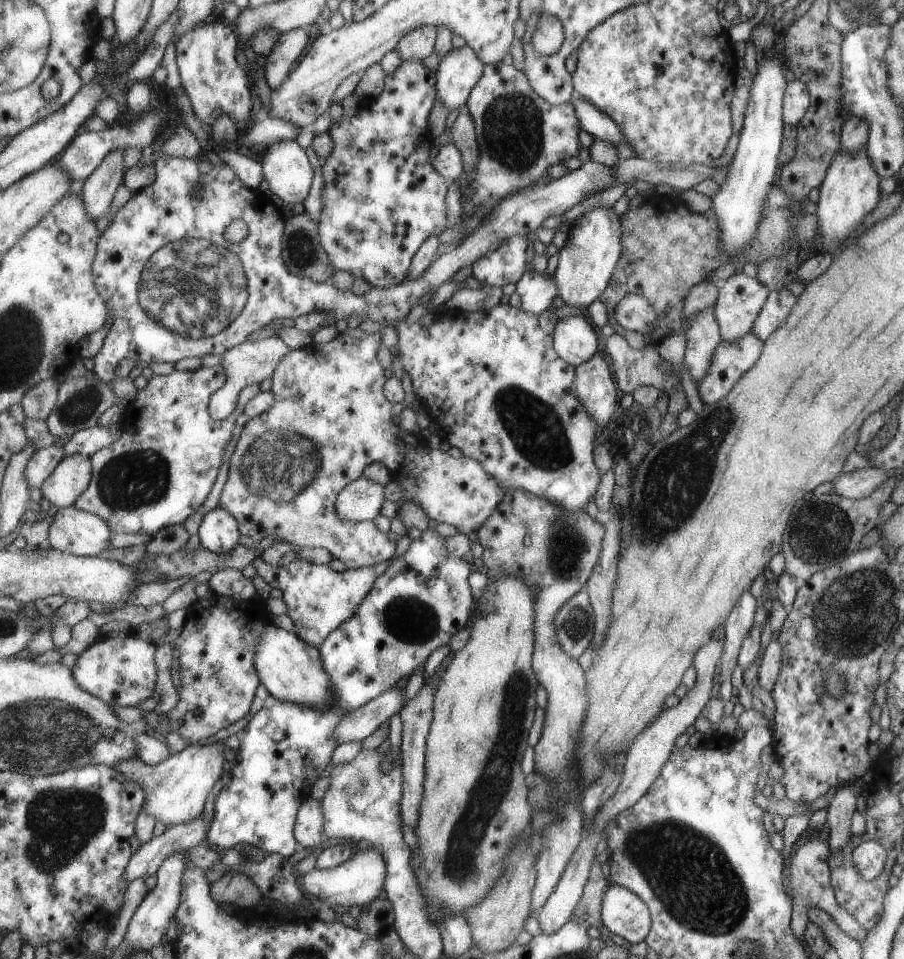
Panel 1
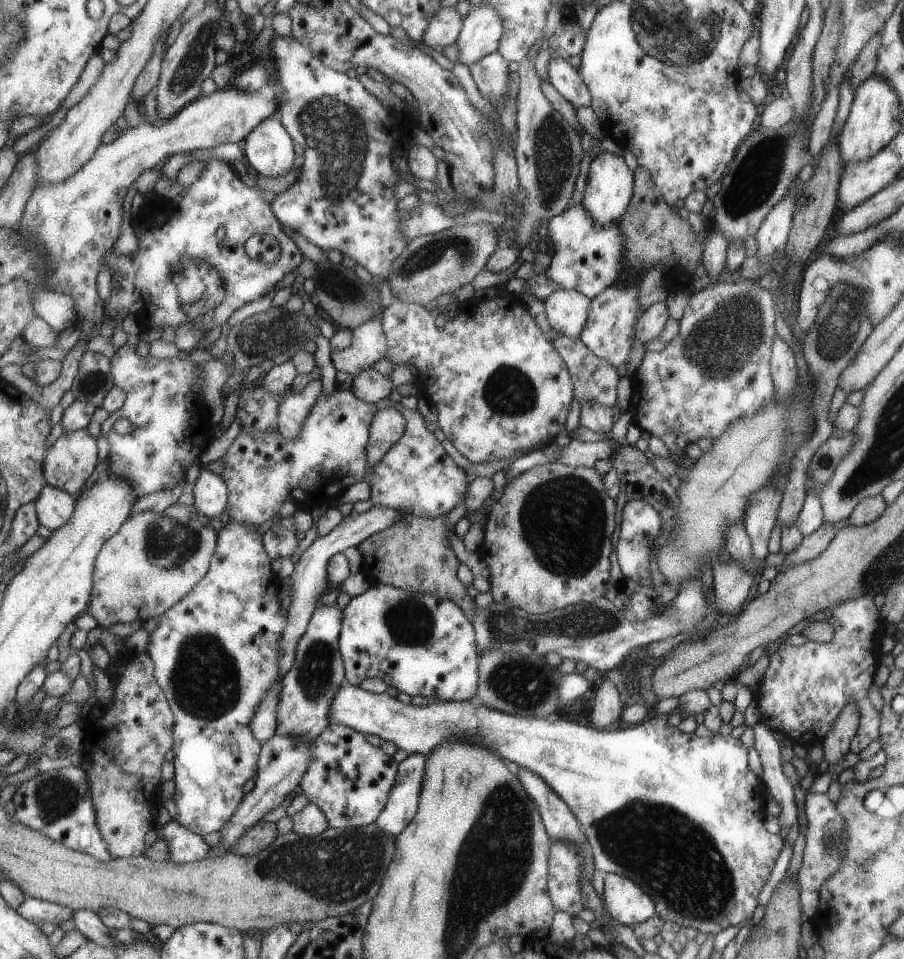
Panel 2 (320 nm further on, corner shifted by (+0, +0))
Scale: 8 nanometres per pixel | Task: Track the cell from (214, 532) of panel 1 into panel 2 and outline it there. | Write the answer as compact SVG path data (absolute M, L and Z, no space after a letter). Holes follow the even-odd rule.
M201 466L192 491L195 506L210 519L219 518L223 511L228 512L230 490L221 475Z

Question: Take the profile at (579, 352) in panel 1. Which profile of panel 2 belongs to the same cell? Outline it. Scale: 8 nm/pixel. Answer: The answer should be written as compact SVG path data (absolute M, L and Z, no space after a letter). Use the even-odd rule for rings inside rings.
M559 289L542 301L552 328L559 334L580 336L589 318L592 298L577 289Z

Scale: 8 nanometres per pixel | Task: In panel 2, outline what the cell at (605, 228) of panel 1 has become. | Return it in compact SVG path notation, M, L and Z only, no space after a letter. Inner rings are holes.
M602 151L591 162L588 170L583 204L598 225L617 223L633 192L633 172L625 165L621 155Z

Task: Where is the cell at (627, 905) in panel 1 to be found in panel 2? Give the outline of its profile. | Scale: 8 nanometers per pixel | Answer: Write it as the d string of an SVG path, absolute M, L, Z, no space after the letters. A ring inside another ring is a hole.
M606 873L604 888L605 908L613 923L631 927L646 921L655 912L650 895L625 875Z

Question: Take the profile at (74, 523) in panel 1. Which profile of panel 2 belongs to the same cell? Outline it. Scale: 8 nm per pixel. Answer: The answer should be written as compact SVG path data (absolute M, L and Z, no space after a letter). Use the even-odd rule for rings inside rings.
M47 484L35 503L40 524L54 531L71 520L76 507L76 496Z

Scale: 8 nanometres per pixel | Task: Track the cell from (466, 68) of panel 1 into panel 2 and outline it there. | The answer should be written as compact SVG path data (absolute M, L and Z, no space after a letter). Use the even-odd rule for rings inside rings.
M489 3L472 7L457 40L459 58L466 65L480 61L500 47L504 24L499 11Z

